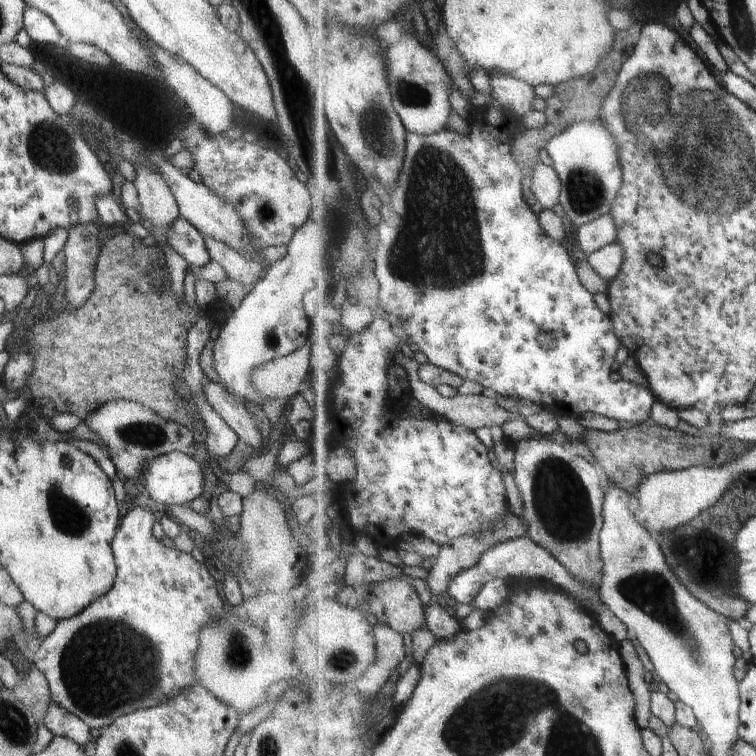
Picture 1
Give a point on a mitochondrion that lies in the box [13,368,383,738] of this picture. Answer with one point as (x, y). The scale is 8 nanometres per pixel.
(107, 666)

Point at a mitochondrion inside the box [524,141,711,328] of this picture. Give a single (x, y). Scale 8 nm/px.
(586, 188)

